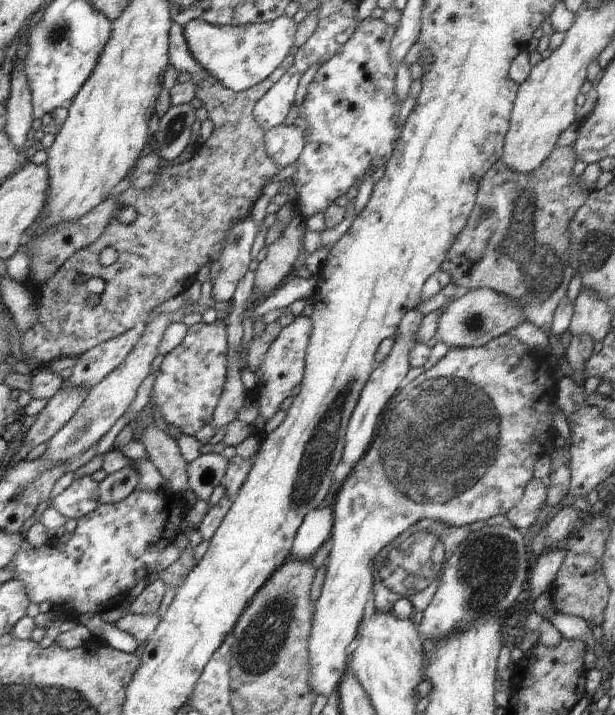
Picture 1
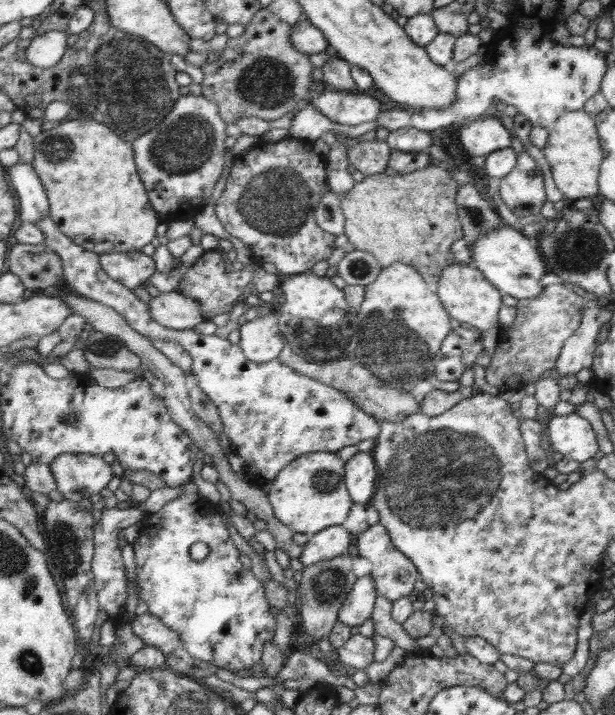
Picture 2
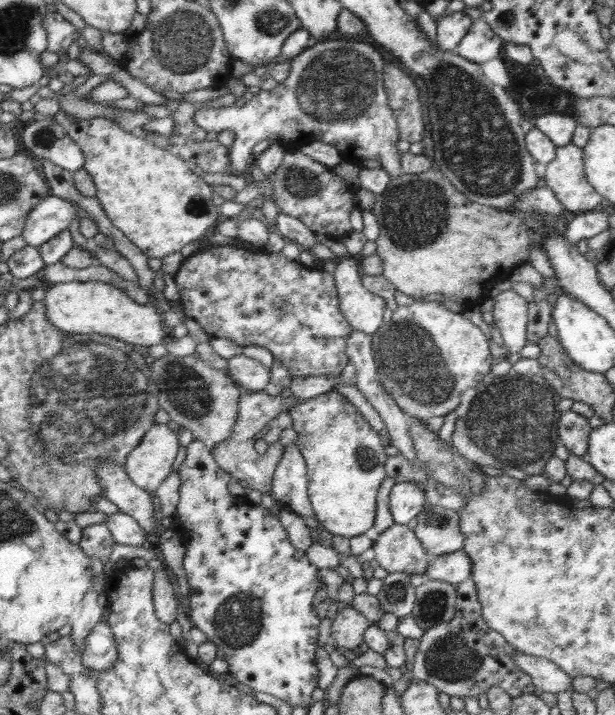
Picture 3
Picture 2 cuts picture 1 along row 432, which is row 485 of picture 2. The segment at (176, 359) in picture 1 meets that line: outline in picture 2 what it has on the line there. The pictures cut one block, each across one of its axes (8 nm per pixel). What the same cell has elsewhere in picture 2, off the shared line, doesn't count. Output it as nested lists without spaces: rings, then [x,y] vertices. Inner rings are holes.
[[[192,479],[182,485],[184,491],[178,498],[165,504],[156,513],[144,516],[144,520],[142,518],[142,522],[152,526],[132,544],[140,602],[145,602],[148,612],[178,633],[190,656],[208,662],[215,668],[242,673],[261,663],[264,644],[270,644],[275,636],[277,622],[275,616],[270,614],[272,606],[264,597],[264,584],[240,563],[242,553],[230,539],[225,519],[216,511],[216,504],[204,499]],[[194,542],[204,542],[210,548],[209,554],[200,561],[190,557],[190,546]]]

